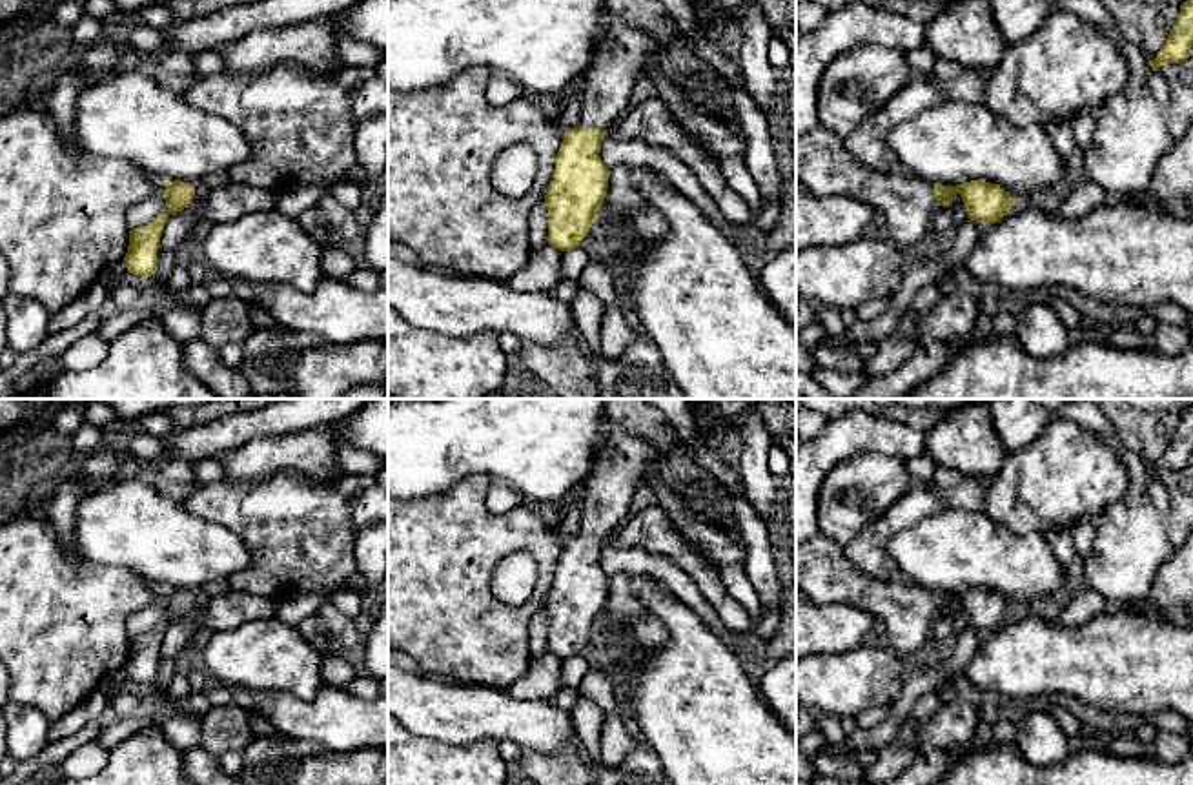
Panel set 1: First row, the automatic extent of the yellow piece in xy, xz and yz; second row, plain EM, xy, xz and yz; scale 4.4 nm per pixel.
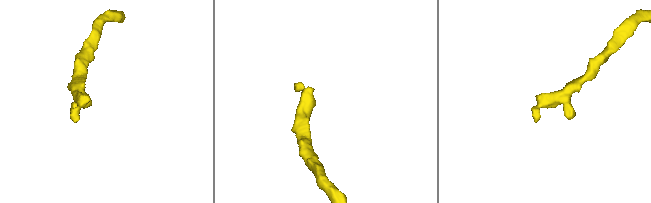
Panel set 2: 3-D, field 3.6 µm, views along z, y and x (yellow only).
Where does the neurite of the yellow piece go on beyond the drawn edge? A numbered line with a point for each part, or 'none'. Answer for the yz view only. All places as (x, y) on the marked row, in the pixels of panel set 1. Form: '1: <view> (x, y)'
1: yz (824, 166)

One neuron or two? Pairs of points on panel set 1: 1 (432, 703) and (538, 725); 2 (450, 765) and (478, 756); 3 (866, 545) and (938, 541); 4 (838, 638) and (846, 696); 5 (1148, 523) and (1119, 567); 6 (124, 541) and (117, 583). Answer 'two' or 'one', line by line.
1: one
2: one
3: two
4: two
5: one
6: two

